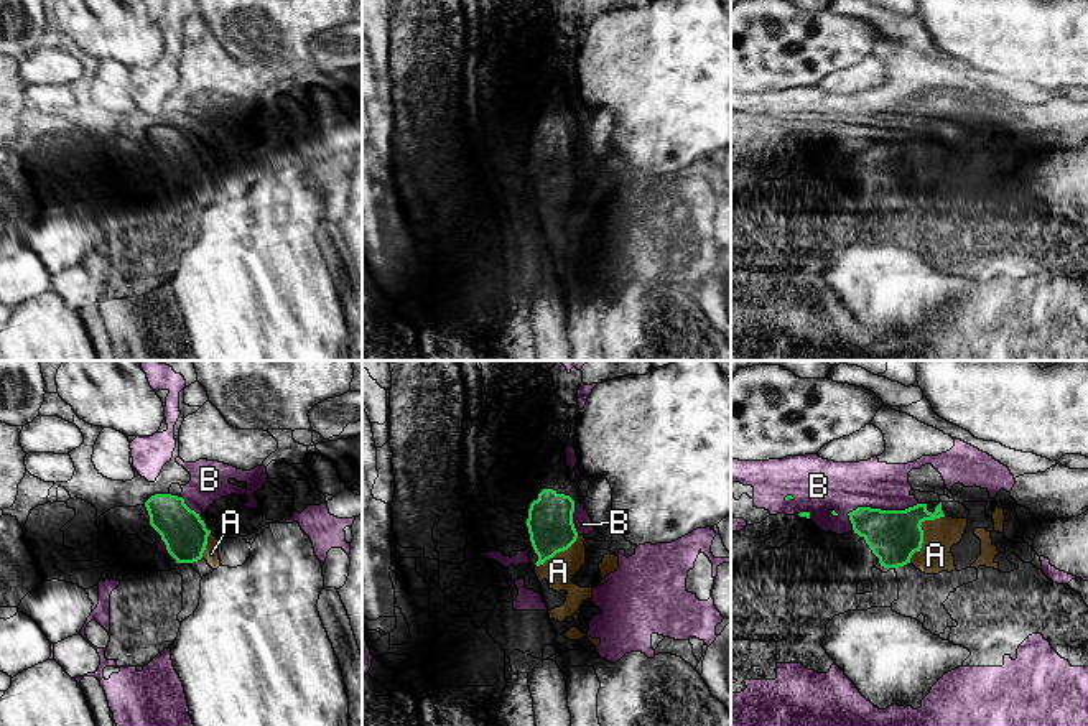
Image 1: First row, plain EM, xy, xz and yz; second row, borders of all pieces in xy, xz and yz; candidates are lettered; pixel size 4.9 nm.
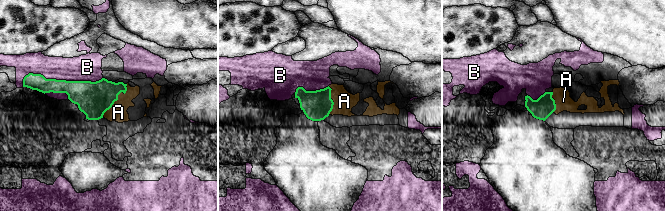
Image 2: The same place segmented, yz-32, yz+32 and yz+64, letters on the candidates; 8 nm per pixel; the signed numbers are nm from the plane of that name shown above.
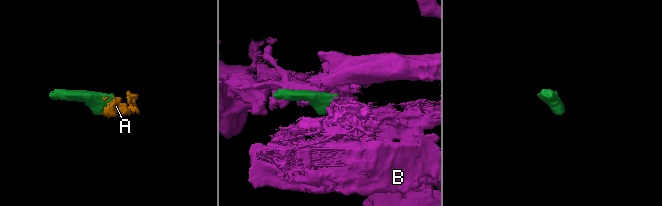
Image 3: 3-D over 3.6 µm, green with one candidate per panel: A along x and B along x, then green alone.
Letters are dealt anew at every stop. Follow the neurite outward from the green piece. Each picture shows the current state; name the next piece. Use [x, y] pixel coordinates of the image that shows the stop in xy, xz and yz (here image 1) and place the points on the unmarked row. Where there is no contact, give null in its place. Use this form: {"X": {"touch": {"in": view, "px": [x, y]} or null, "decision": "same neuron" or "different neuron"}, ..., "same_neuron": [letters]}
{"A": {"touch": {"in": "yz", "px": [922, 163]}, "decision": "same neuron"}, "B": {"touch": {"in": "yz", "px": [879, 140]}, "decision": "different neuron"}, "same_neuron": ["A"]}

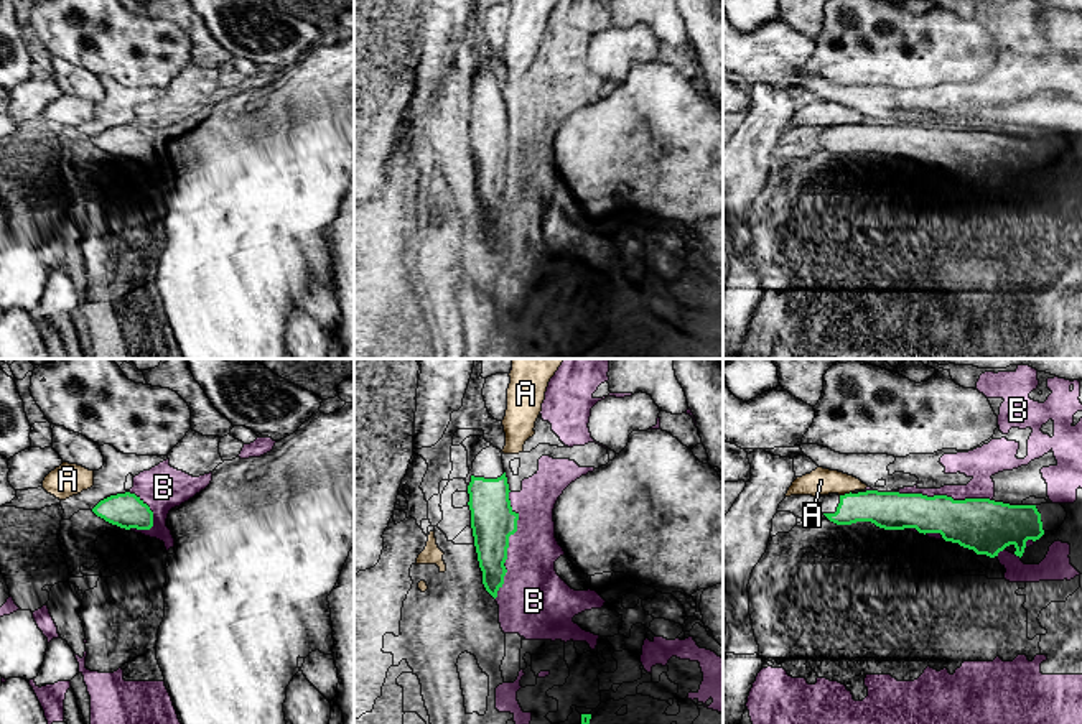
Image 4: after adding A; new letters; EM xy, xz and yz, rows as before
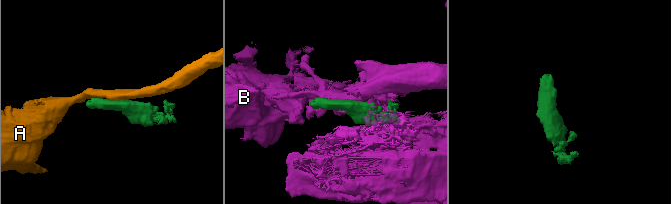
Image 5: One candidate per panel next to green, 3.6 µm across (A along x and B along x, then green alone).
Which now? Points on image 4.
{"A": {"touch": {"in": "yz", "px": [845, 125]}, "decision": "different neuron"}, "B": {"touch": {"in": "xz", "px": [508, 176]}, "decision": "different neuron"}, "same_neuron": []}

